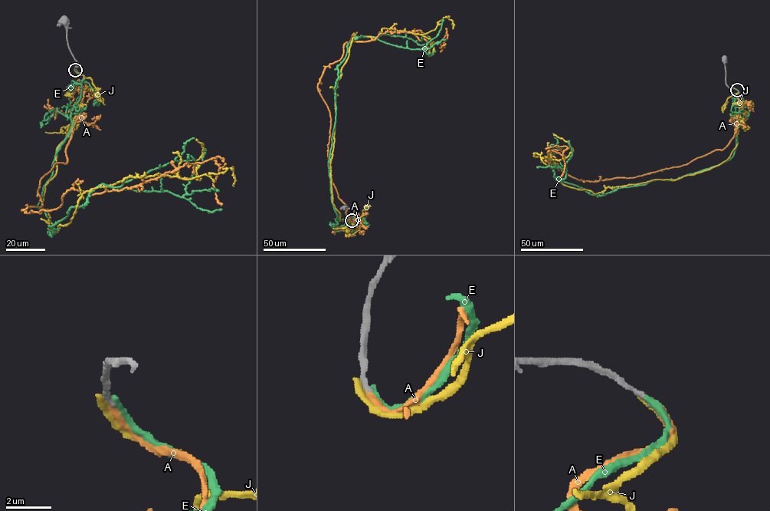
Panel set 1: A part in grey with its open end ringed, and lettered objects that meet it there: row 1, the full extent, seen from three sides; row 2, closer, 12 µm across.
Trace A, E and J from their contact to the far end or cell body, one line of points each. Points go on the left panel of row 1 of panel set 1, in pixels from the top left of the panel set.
A: (75, 70), (86, 88), (67, 162), (40, 179), (42, 206), (21, 210), (215, 157), (222, 204)
E: (76, 70), (84, 79), (72, 129), (38, 203), (50, 235), (103, 184), (183, 196), (218, 190)
J: (74, 70), (86, 89), (41, 207), (54, 232), (92, 189), (129, 176), (200, 179), (196, 139)

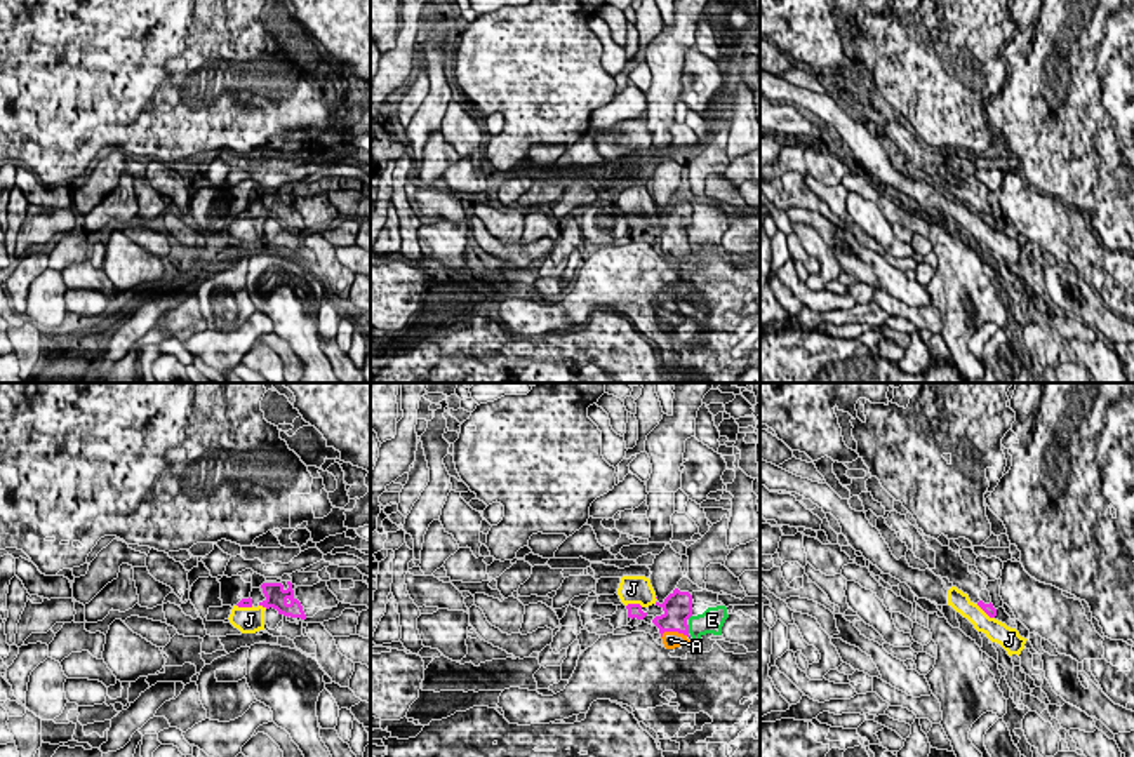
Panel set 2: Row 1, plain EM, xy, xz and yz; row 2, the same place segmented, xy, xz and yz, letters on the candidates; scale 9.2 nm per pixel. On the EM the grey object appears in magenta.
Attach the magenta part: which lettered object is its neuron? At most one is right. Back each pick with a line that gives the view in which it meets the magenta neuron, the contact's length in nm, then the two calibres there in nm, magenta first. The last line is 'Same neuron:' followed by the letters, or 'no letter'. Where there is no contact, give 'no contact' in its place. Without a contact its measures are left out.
A: xz | 260 nm | 280/160 nm
Same neuron: A

